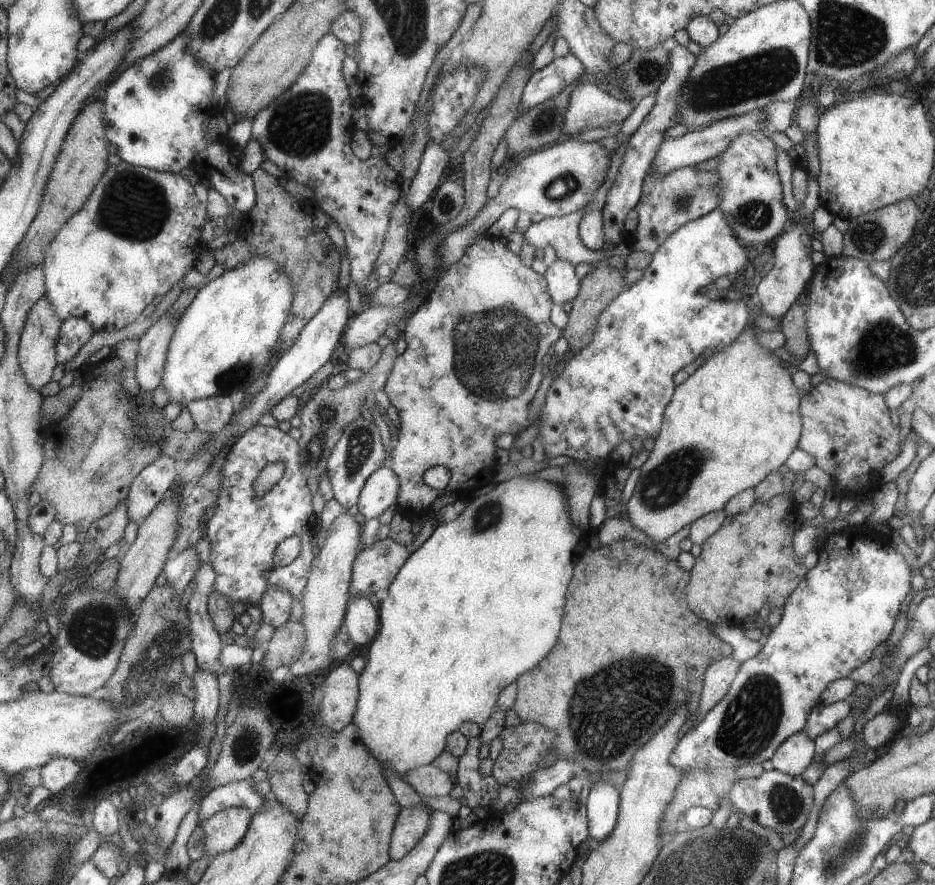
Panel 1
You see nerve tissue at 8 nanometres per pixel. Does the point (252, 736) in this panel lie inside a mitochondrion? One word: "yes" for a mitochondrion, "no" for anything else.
yes

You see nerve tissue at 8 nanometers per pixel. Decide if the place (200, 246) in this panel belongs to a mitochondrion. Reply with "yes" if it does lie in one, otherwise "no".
no

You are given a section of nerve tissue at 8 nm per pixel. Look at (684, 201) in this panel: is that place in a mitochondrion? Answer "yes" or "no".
yes

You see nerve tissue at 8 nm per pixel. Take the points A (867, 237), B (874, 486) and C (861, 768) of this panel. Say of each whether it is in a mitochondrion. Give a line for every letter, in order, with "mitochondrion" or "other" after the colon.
A: mitochondrion
B: other
C: other

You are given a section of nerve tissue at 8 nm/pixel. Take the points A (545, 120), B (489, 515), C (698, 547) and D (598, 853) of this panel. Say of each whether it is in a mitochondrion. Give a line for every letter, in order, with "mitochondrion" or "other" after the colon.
A: mitochondrion
B: mitochondrion
C: other
D: other

